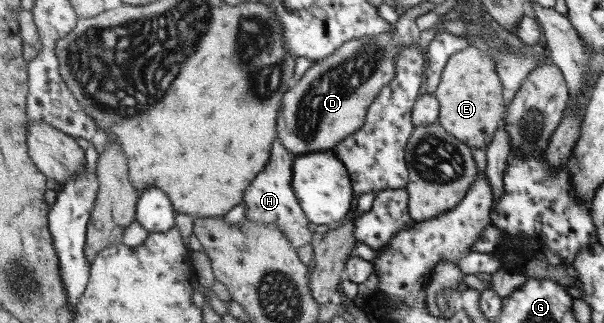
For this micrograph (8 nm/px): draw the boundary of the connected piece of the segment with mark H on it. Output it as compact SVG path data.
M279 138L274 142L274 152L267 168L255 177L253 184L246 190L246 197L243 205L247 205L247 220L253 223L277 223L291 239L291 243L296 248L313 245L315 234L313 225L309 222L305 211L299 204L298 196L294 191L294 162L299 155L291 152Z

